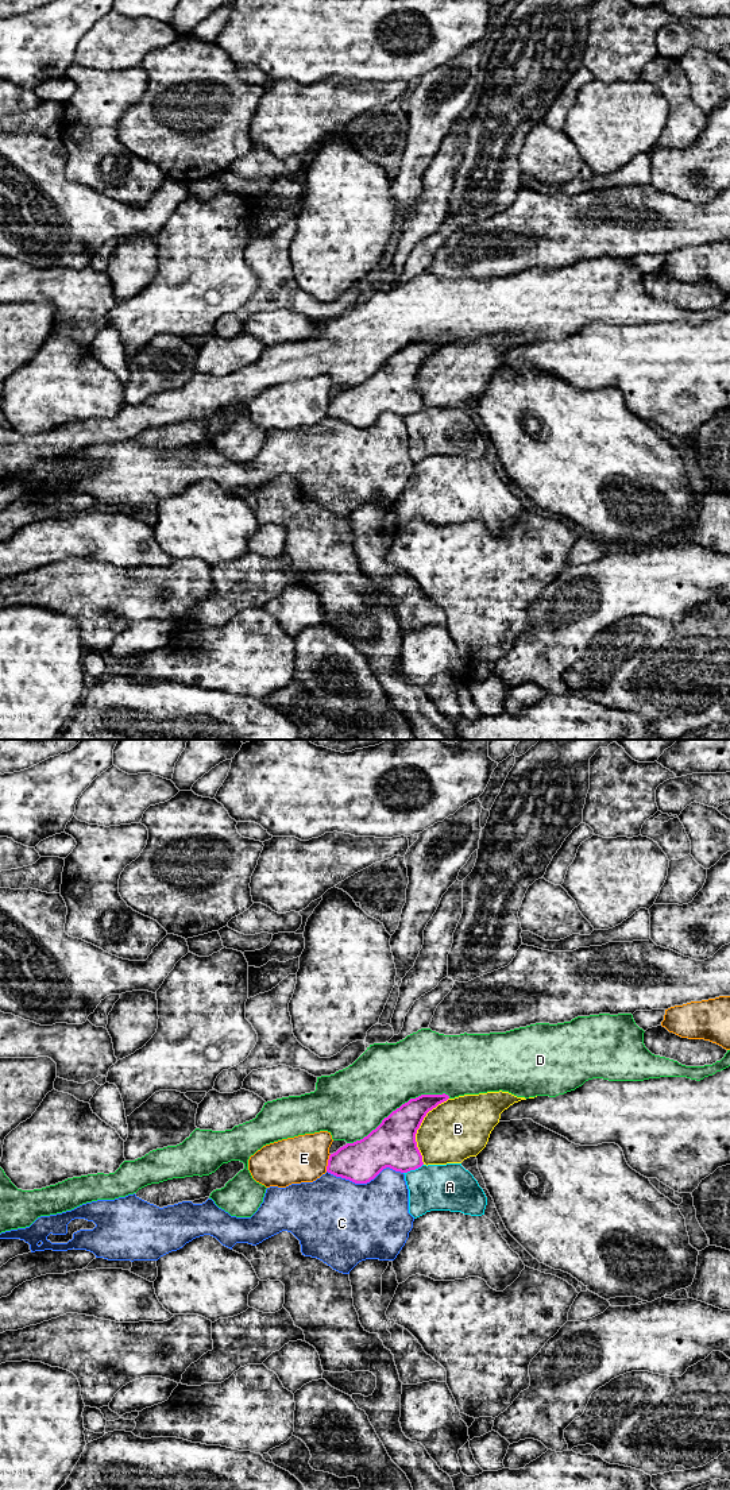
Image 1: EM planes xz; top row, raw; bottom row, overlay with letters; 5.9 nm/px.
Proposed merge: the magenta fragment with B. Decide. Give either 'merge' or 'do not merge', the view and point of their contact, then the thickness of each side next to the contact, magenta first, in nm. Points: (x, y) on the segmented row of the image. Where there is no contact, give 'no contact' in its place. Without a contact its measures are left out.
do not merge; contact xz (418, 1127); calibres 280 and 360 nm

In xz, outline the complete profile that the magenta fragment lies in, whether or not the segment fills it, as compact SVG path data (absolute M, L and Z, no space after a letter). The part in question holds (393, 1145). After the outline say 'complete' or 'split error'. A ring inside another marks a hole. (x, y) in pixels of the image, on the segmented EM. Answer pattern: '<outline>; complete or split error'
M421 1095L393 1111L367 1136L329 1155L327 1171L355 1184L367 1184L383 1169L408 1173L424 1165L416 1134L424 1118L448 1095Z; complete

